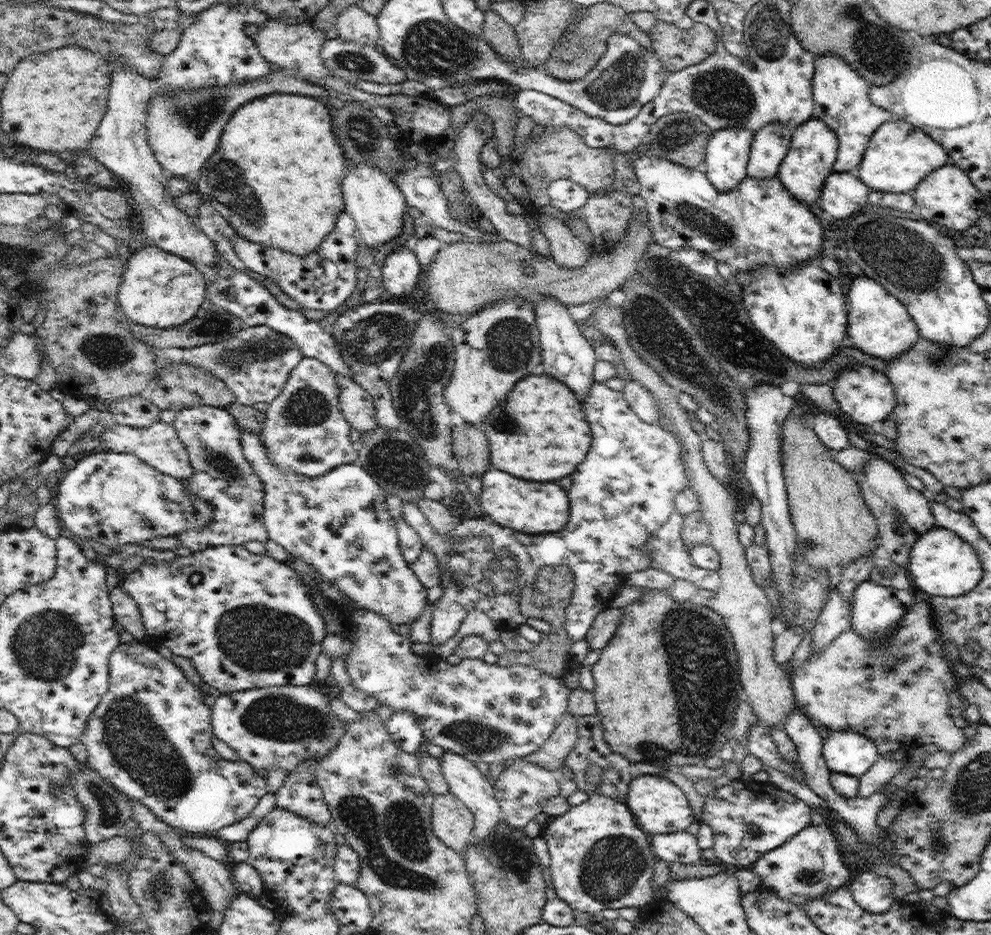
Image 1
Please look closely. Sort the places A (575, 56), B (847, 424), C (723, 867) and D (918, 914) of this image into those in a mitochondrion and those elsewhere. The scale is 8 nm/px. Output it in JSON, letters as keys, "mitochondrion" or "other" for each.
{"A":"mitochondrion","B":"other","C":"other","D":"other"}

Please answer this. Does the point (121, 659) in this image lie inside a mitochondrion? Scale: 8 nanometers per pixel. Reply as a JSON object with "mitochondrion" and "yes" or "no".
{"mitochondrion":"no"}

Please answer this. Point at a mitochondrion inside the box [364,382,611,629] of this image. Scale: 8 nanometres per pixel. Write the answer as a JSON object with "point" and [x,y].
{"point":[482,568]}

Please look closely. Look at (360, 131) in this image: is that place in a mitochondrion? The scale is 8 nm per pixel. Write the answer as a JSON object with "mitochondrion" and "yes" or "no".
{"mitochondrion":"yes"}

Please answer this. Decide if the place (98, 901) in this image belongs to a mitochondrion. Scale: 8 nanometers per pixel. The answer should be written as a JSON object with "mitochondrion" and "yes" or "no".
{"mitochondrion":"no"}

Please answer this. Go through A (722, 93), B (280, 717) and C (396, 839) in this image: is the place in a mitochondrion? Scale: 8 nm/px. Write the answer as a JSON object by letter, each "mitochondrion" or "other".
{"A":"mitochondrion","B":"mitochondrion","C":"mitochondrion"}

